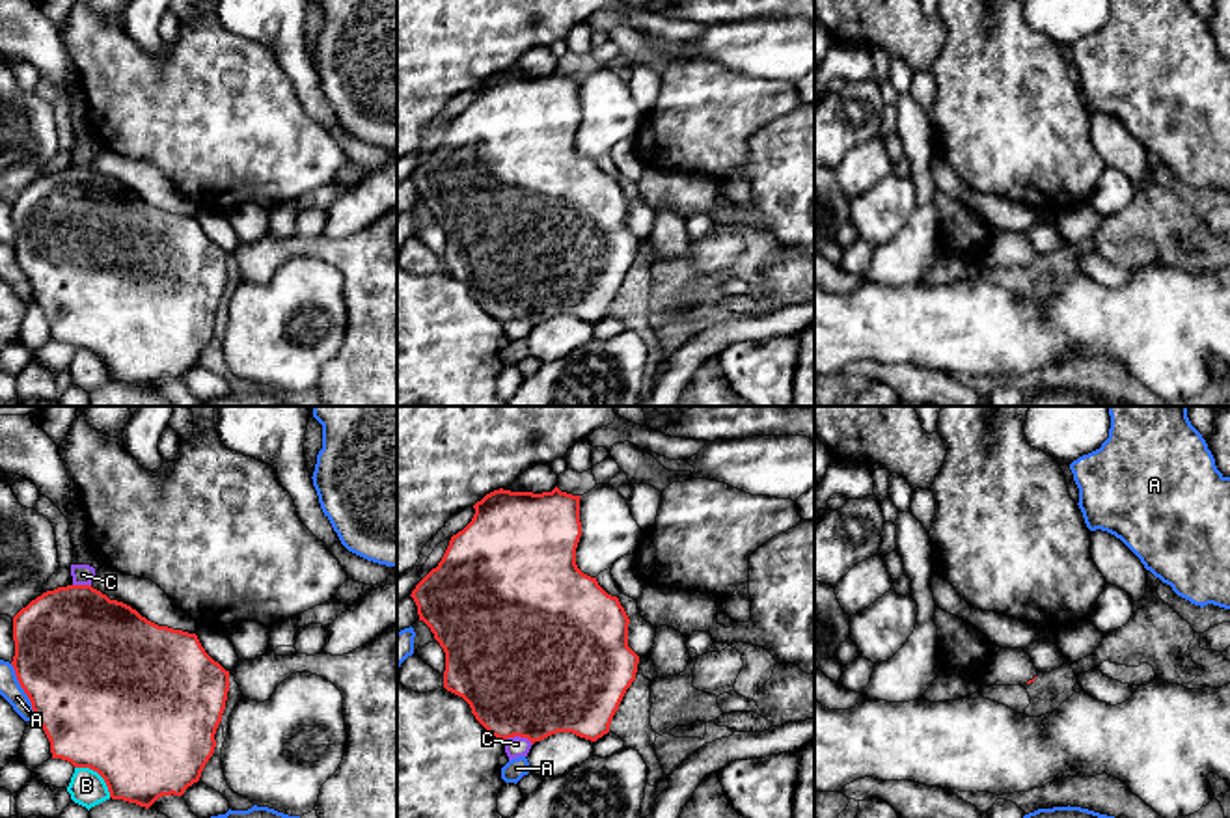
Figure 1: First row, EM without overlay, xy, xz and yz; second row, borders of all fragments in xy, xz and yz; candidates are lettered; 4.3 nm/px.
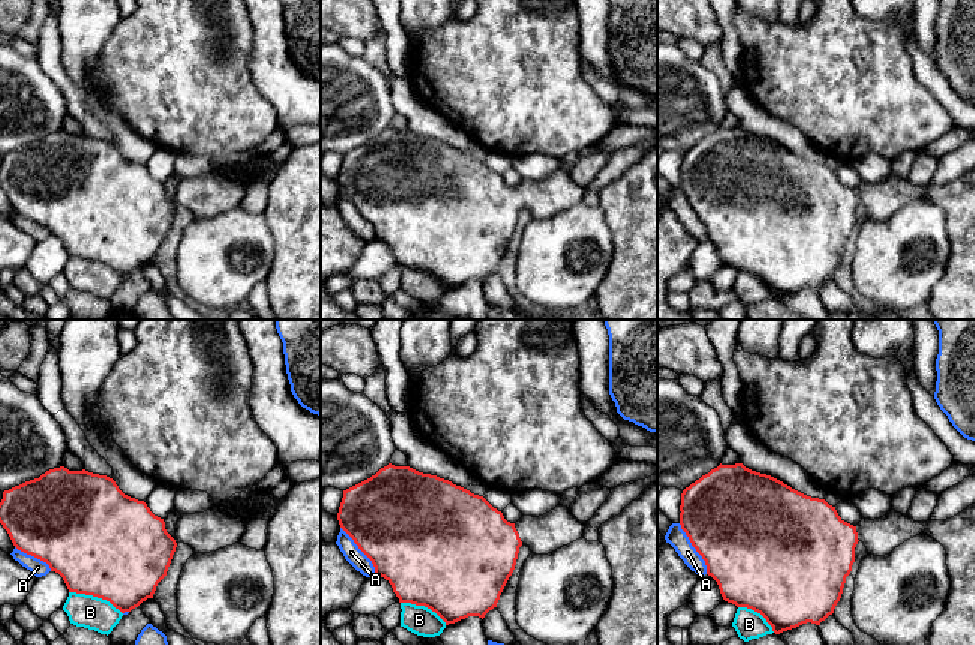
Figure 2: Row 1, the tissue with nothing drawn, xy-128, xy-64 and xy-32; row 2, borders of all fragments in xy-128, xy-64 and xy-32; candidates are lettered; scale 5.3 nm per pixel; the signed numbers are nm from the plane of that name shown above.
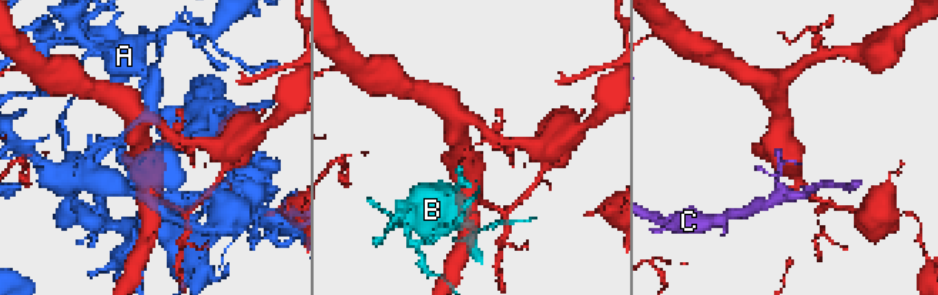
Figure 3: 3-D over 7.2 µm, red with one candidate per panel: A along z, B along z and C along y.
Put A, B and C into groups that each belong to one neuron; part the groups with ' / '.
A / B / C

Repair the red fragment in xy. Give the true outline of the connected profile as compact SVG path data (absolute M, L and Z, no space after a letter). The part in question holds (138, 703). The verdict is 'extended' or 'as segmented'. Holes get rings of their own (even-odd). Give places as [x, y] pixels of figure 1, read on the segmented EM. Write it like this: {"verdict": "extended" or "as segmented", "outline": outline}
{"verdict": "as segmented", "outline": "M67 585L43 593L13 617L13 641L11 665L50 742L52 758L97 771L112 799L145 809L162 796L183 796L199 781L216 747L229 671L205 652L196 634L158 626L91 585Z"}

